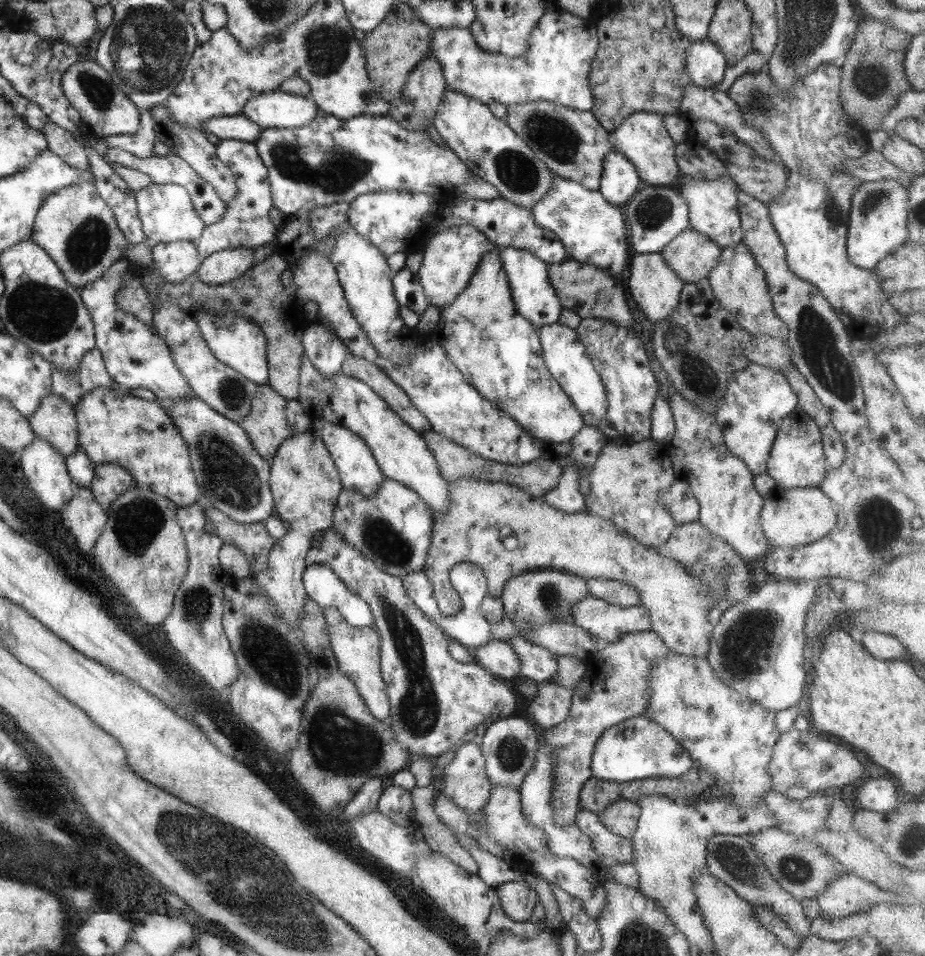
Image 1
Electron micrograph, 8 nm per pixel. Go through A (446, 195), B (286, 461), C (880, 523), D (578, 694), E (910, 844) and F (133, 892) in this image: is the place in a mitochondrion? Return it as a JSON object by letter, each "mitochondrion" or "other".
{"A":"other","B":"other","C":"mitochondrion","D":"other","E":"mitochondrion","F":"other"}

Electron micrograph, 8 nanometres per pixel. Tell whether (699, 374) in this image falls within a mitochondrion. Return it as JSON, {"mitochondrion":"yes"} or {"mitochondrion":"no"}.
{"mitochondrion":"yes"}

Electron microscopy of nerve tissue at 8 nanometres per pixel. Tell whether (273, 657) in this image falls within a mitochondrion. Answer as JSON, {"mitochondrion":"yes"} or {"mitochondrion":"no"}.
{"mitochondrion":"yes"}

